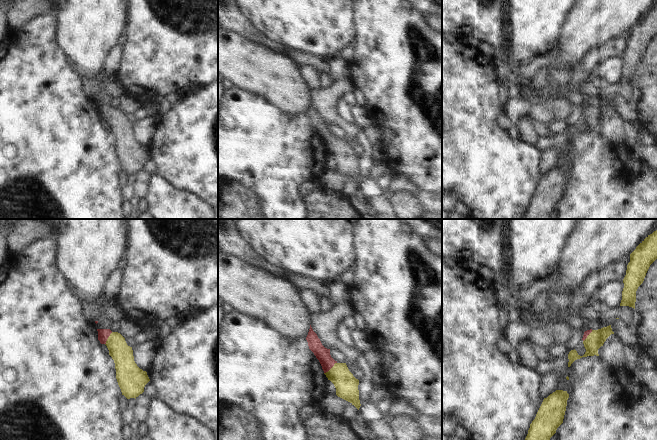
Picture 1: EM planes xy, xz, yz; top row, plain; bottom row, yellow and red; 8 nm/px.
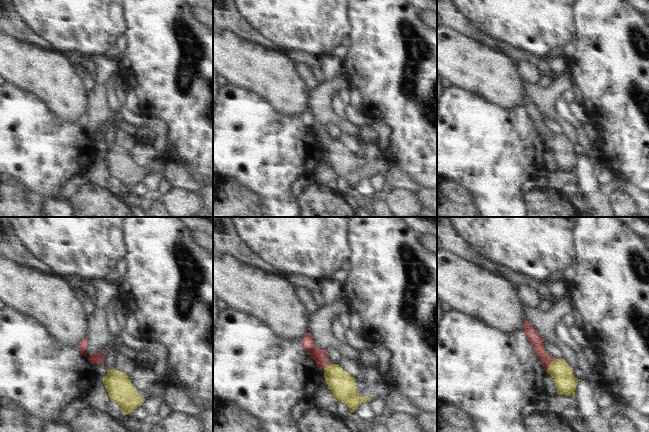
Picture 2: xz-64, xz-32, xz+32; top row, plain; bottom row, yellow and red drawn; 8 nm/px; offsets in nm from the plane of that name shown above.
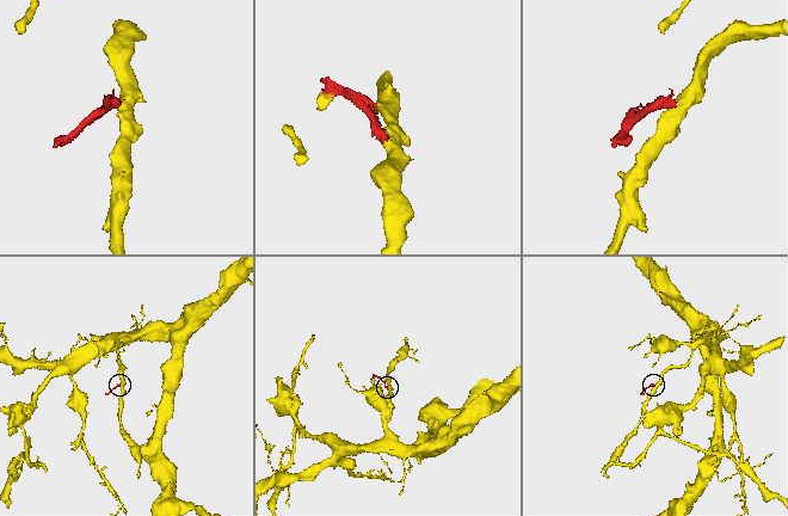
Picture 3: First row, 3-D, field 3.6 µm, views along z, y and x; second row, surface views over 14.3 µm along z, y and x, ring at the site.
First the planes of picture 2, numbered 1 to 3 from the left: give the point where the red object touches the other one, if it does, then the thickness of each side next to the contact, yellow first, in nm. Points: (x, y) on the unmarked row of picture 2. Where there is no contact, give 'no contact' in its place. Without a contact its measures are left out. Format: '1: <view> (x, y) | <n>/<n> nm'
1: no contact
2: xz-32 (327, 142) | 200/110 nm
3: xz+32 (550, 140) | 170/110 nm

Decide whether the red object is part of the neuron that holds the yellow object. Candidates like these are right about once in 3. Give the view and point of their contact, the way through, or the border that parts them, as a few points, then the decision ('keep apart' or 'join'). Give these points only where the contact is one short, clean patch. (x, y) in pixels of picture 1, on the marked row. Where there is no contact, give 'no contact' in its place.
xz (331, 368) | across xz (346, 385), (331, 368), (322, 354) | join

